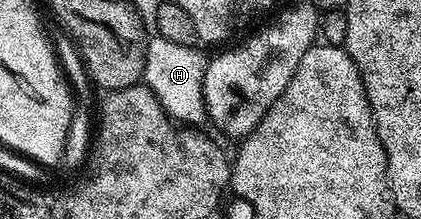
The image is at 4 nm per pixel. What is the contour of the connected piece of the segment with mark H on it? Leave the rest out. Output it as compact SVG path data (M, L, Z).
M154 35L145 45L145 75L143 82L159 98L163 110L170 120L180 122L185 126L201 126L205 124L207 117L205 114L205 95L203 94L203 78L205 77L205 66L207 63L206 53L201 53L202 49L197 46L178 46L175 42L167 42L167 38Z

